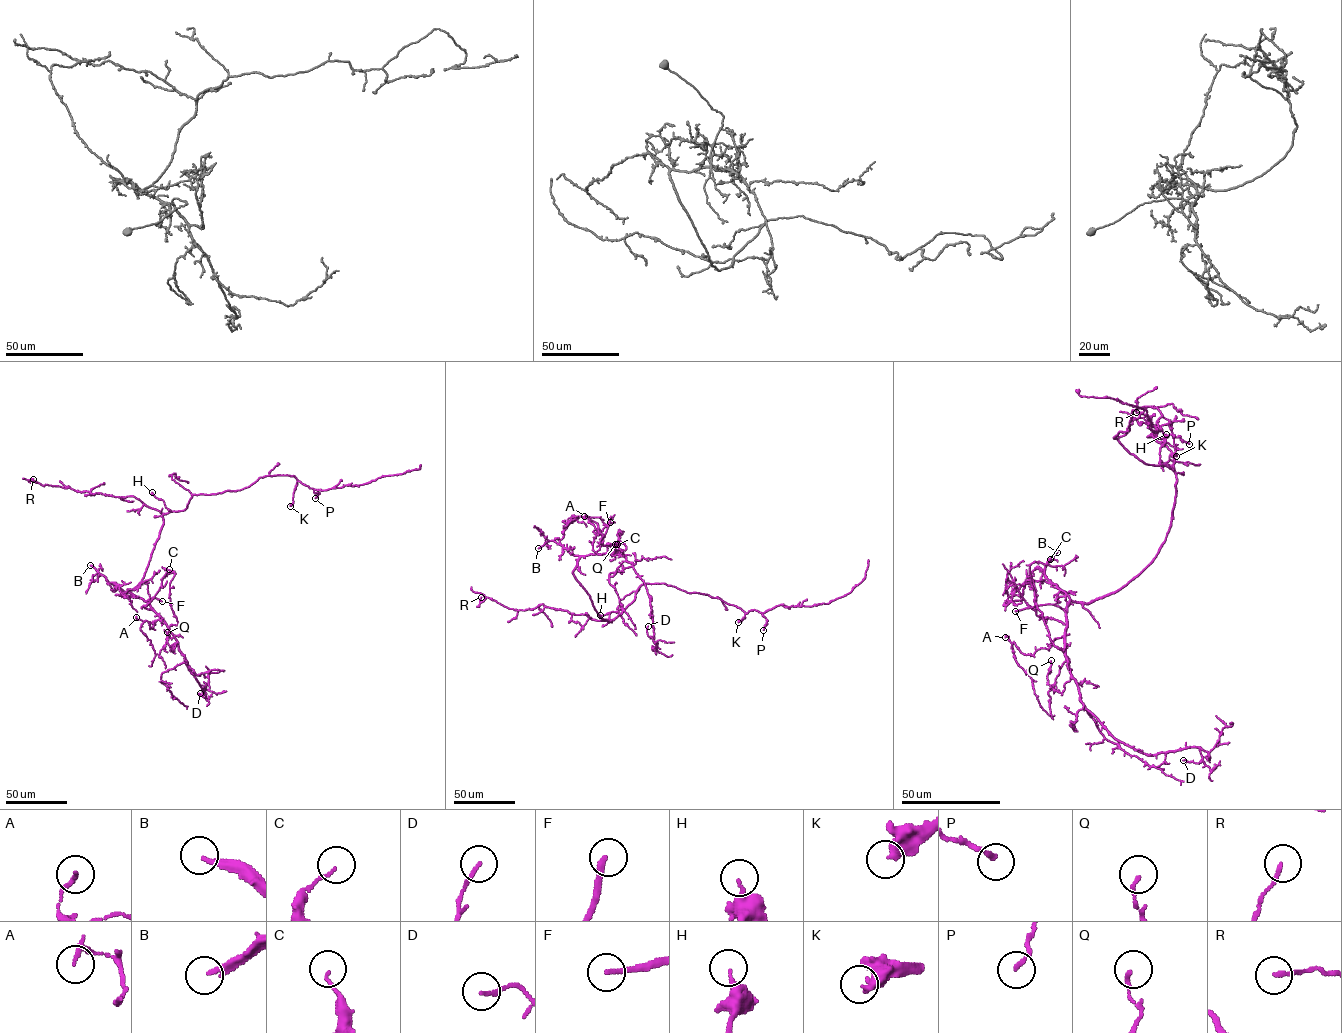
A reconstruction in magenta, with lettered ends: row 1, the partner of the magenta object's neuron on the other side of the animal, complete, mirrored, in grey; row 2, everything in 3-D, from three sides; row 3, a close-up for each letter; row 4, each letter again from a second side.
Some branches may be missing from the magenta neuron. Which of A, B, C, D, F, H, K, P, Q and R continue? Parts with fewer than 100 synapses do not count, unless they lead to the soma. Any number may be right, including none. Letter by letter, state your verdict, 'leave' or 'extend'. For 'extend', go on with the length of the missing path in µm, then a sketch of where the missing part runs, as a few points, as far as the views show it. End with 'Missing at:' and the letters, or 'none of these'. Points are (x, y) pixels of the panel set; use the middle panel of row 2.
A: leave
B: extend; missing 120 µm; course (538, 548), (507, 563), (505, 572), (517, 594), (524, 595), (530, 604), (538, 602)
C: leave
D: leave
F: extend; missing 80 µm; course (610, 522), (613, 514), (609, 503), (576, 468)
H: leave
K: leave
P: leave
Q: leave
R: leave
Missing at: B, F

